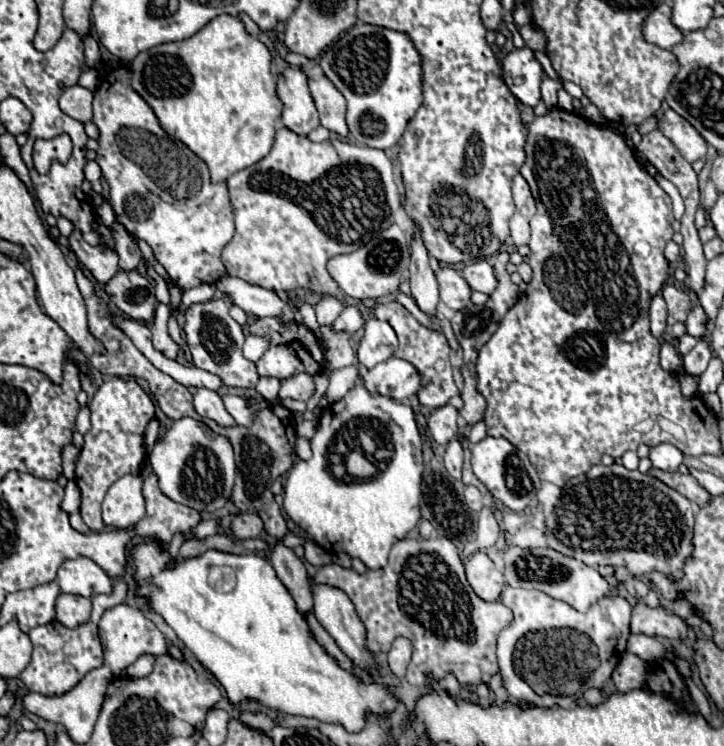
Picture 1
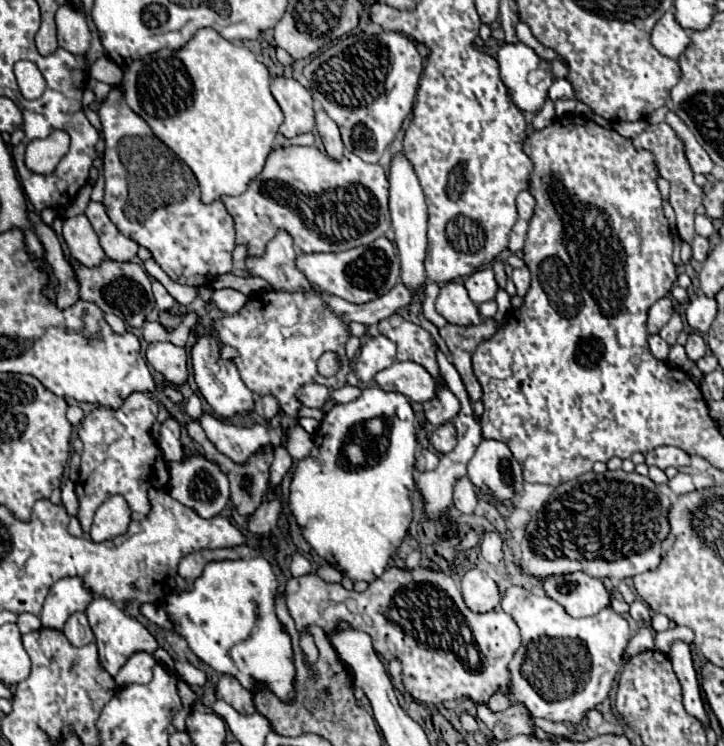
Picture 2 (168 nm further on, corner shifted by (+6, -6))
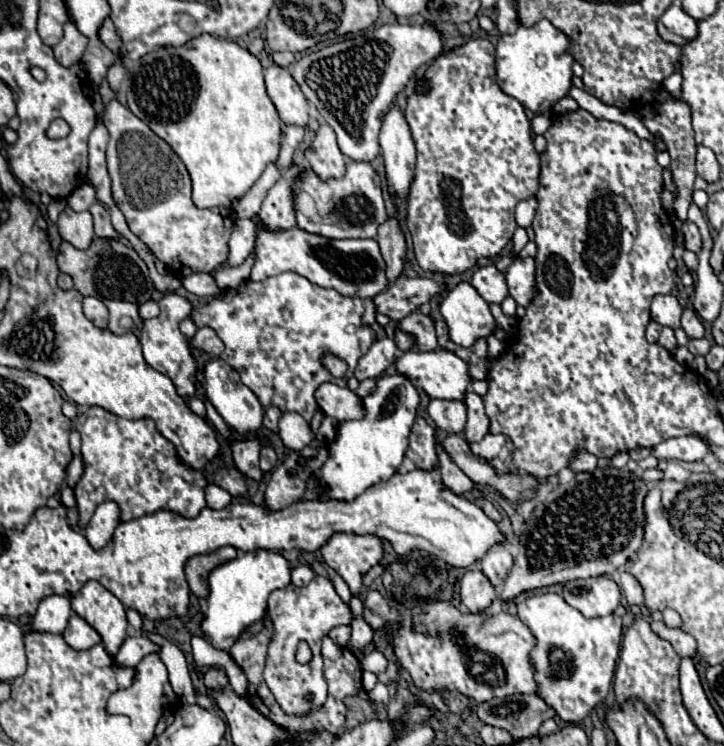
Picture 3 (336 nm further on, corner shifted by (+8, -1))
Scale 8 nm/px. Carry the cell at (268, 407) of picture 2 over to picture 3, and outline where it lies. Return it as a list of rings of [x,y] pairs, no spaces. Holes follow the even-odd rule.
[[[267,407],[265,409],[265,415],[263,415],[263,425],[271,431],[277,431],[277,421],[281,417],[281,409],[277,407]]]

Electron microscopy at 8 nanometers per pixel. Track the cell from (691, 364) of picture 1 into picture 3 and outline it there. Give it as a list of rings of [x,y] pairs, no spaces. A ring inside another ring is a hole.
[[[685,309],[681,317],[681,327],[689,339],[701,339],[705,335],[705,327],[693,309]]]

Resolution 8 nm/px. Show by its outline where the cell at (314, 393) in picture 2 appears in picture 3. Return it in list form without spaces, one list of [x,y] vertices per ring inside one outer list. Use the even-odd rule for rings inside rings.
[[[321,383],[315,391],[315,401],[335,421],[347,421],[355,417],[363,417],[363,409],[359,409],[359,397],[347,389],[333,383]]]

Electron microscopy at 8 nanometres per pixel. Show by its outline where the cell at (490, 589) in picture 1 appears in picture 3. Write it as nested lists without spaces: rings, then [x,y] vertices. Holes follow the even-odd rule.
[[[471,569],[463,575],[463,579],[461,579],[461,603],[471,613],[485,611],[493,603],[495,597],[497,595],[495,595],[491,581],[479,569]]]

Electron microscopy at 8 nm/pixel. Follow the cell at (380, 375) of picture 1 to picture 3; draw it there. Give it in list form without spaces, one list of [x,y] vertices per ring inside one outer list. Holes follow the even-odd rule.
[[[405,351],[397,361],[395,361],[395,371],[403,377],[407,377],[417,389],[423,389],[431,399],[463,399],[467,385],[469,385],[469,373],[467,373],[467,363],[461,361],[455,353],[451,351]]]

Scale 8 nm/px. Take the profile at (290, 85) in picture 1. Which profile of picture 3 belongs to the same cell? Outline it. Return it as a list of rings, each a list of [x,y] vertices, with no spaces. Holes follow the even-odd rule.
[[[279,65],[267,67],[265,85],[283,123],[299,127],[305,127],[309,123],[309,103],[287,69]]]

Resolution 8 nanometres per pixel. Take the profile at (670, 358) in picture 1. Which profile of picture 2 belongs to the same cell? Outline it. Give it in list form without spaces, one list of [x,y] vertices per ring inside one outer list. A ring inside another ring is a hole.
[[[653,334],[649,336],[649,348],[651,348],[651,354],[659,360],[667,360],[667,354],[669,354],[669,344],[659,336],[659,334]]]

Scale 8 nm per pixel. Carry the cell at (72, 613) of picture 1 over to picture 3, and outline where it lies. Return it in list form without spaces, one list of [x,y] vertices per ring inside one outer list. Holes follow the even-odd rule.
[[[77,613],[71,615],[71,621],[69,621],[67,629],[63,631],[63,637],[65,637],[65,641],[67,641],[73,649],[77,649],[77,651],[89,649],[89,647],[93,647],[95,643],[101,641],[99,633],[97,633],[83,617],[79,617]]]

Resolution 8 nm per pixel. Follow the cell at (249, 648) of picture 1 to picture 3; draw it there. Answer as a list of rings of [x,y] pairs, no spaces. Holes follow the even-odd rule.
[[[251,551],[243,553],[241,557],[235,557],[227,563],[217,565],[209,573],[209,595],[207,595],[207,611],[203,613],[203,619],[199,623],[203,635],[209,639],[209,643],[215,649],[231,647],[235,641],[239,641],[241,633],[263,619],[267,611],[267,597],[271,591],[285,587],[291,583],[291,569],[287,559],[283,559],[279,553],[271,551]]]

